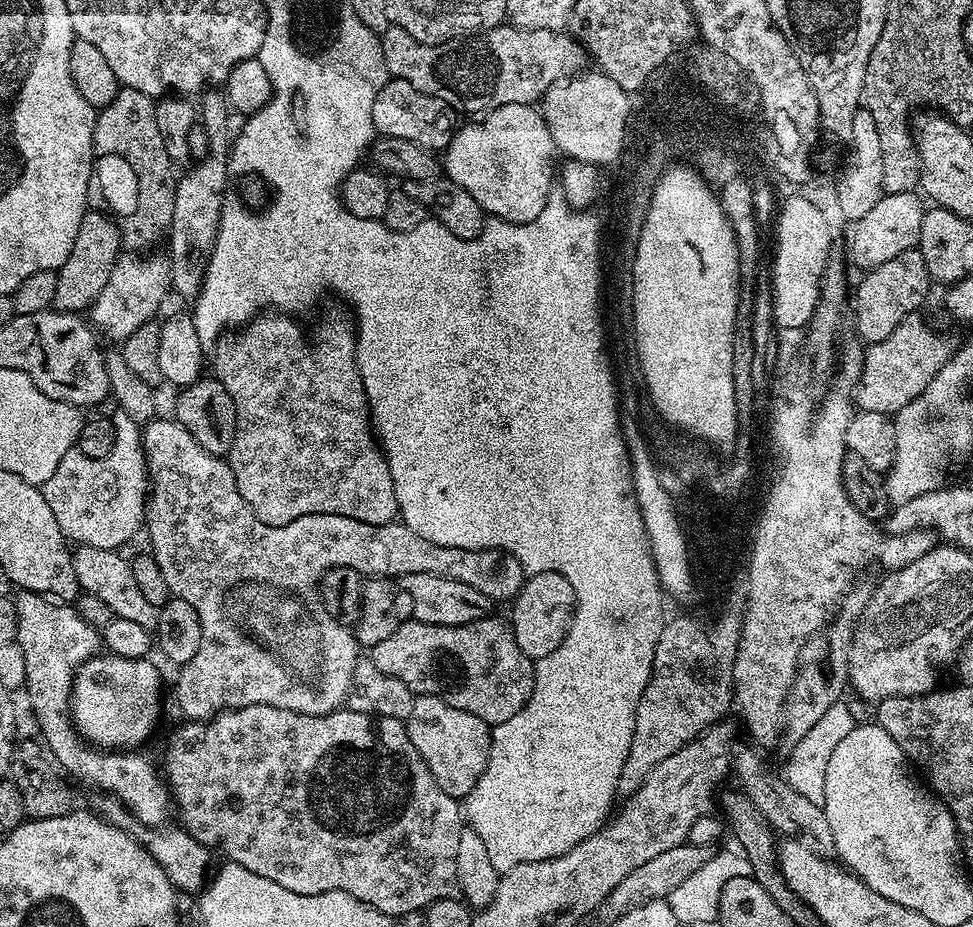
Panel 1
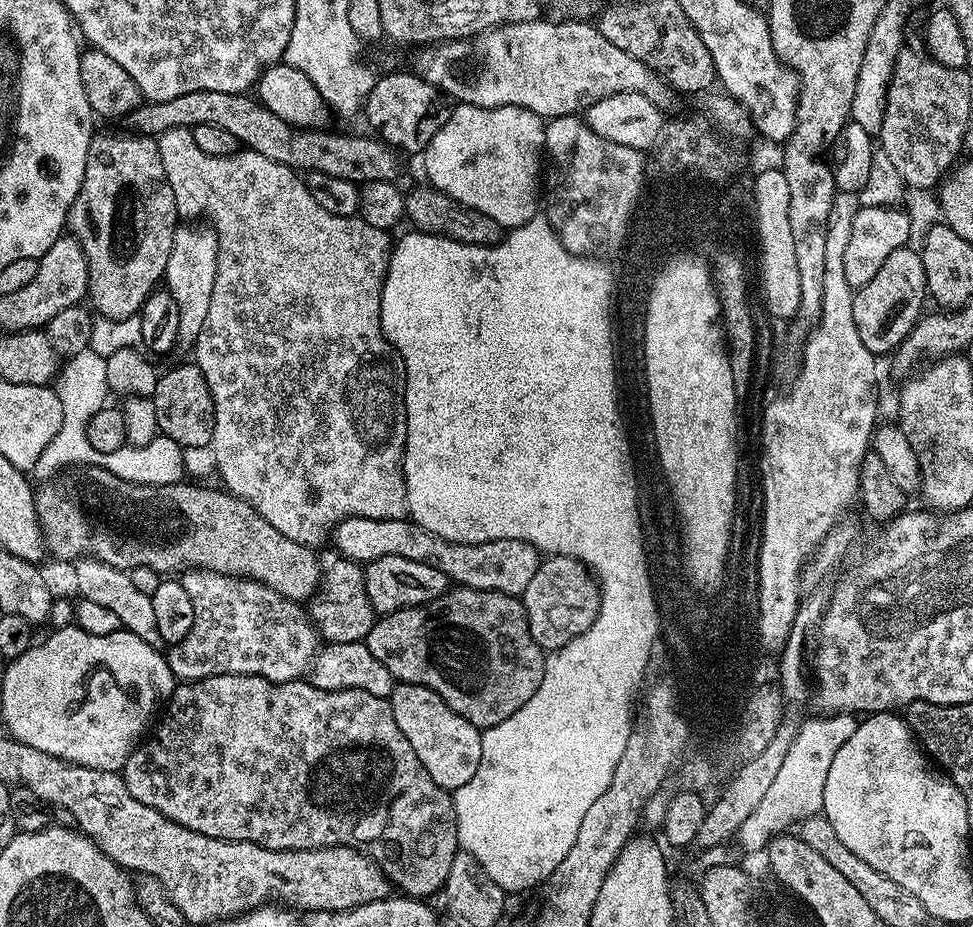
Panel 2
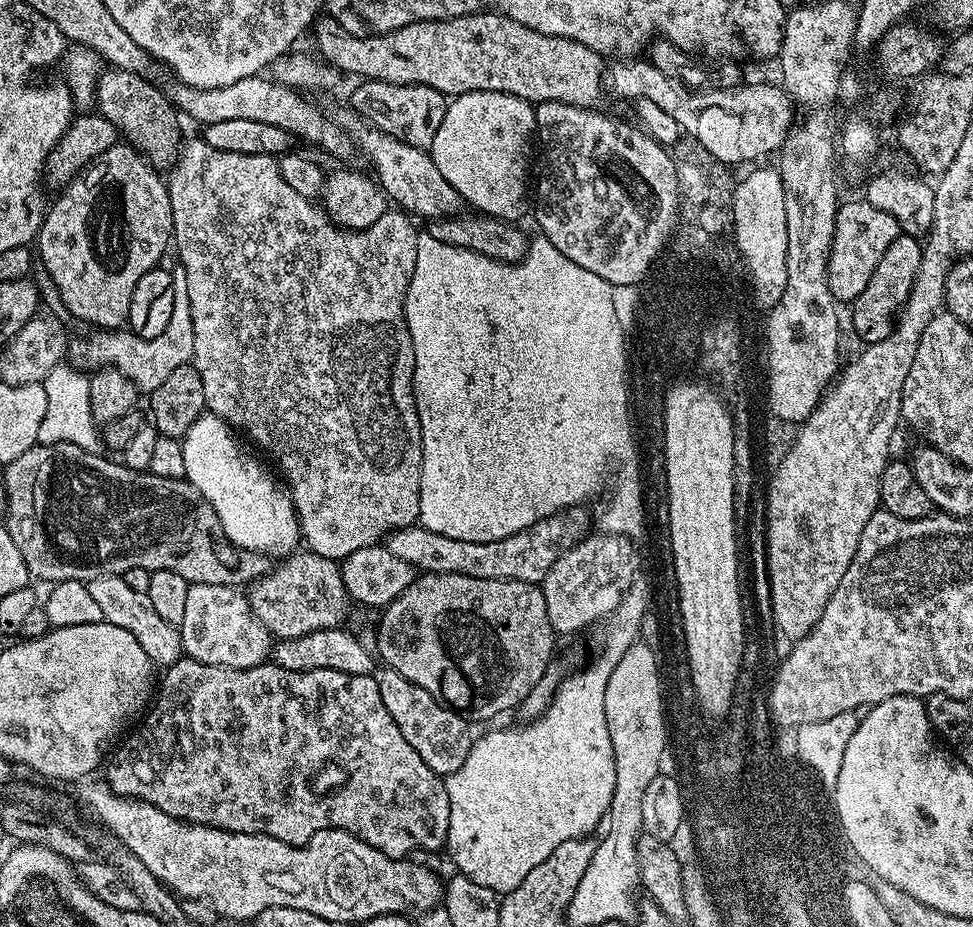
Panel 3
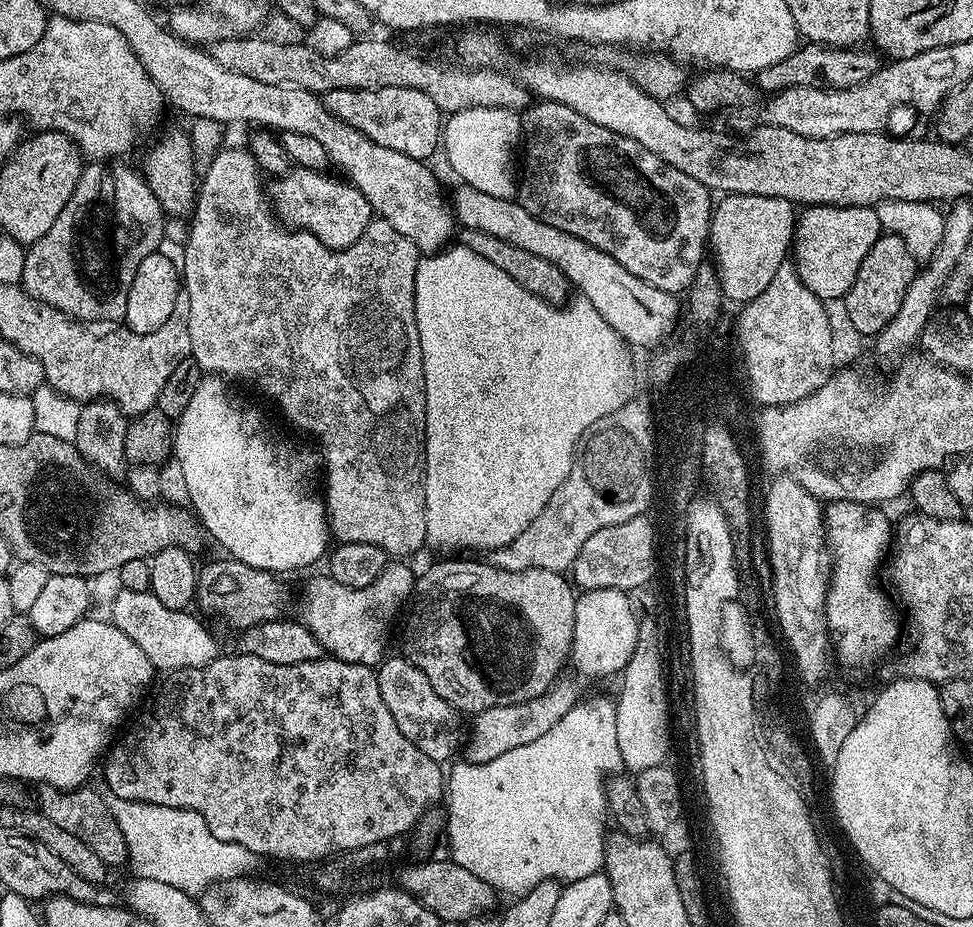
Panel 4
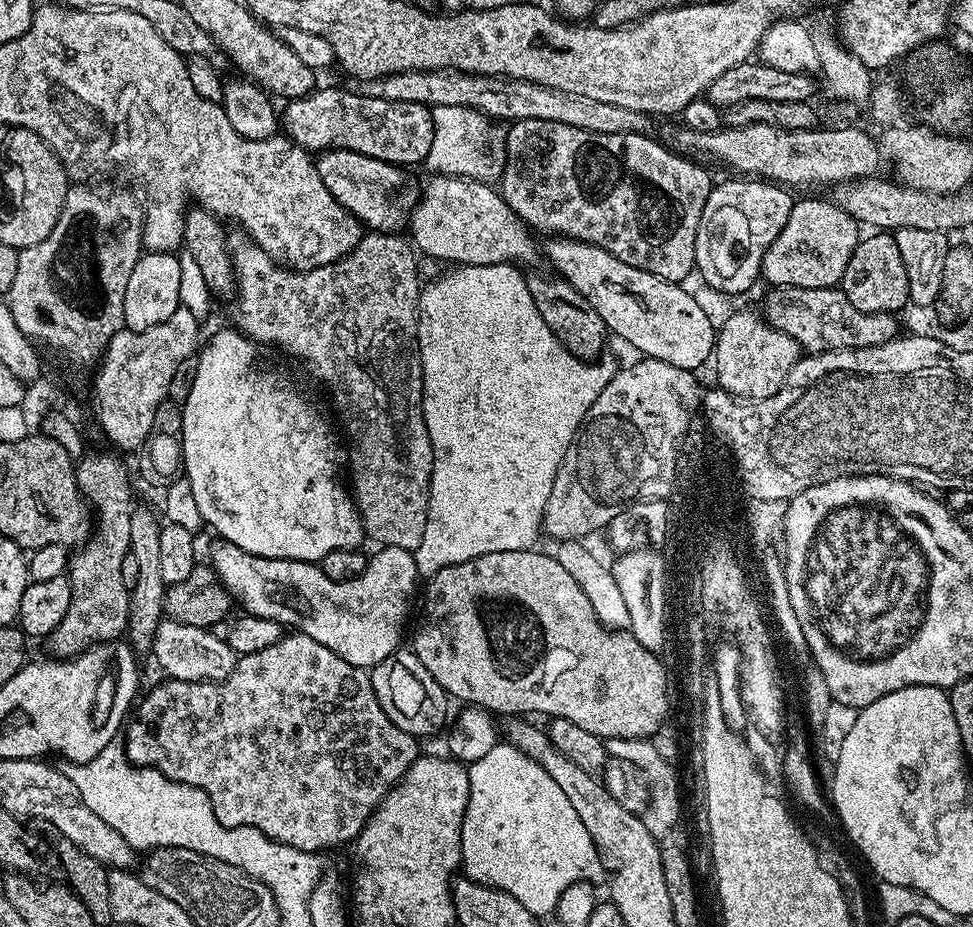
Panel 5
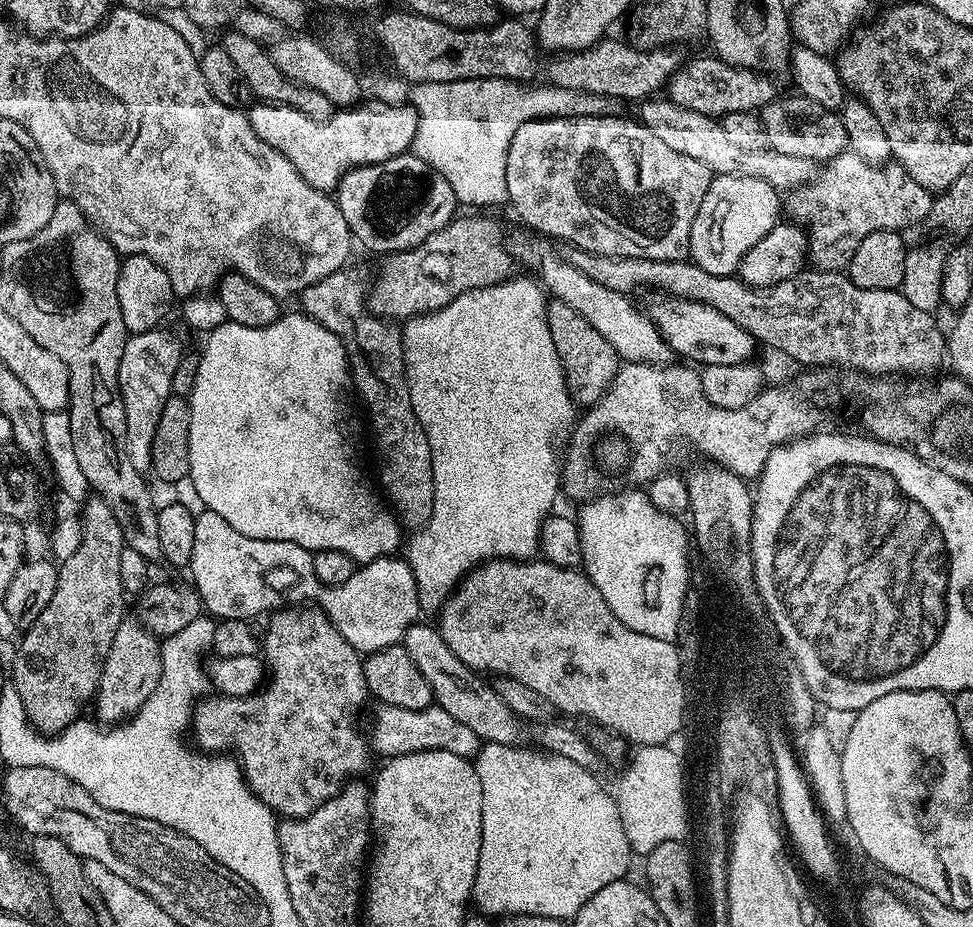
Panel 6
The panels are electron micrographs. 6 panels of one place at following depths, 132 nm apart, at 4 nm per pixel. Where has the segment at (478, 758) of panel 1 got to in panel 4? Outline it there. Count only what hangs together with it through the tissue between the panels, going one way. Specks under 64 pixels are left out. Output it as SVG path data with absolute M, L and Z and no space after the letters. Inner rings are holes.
M389 655L379 665L376 677L382 690L382 698L390 714L394 714L394 722L398 722L398 730L402 730L402 734L410 738L410 742L414 742L414 746L418 746L418 750L422 750L426 758L448 762L453 759L451 756L455 752L457 754L461 751L461 717L454 711L452 704L446 702L446 698L442 698L442 694L434 690L434 686L430 686L430 678L426 678L426 674L418 670L418 666L405 660L403 655Z

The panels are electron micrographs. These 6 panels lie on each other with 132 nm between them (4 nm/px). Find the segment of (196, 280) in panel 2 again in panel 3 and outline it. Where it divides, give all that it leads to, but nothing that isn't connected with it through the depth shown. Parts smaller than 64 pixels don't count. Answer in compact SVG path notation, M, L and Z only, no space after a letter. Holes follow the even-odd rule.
M180 270L173 271L172 277L174 278L174 314L170 314L170 323L166 326L166 330L162 330L162 334L158 334L158 338L147 340L135 336L130 330L96 330L91 333L93 336L80 336L77 340L75 337L68 345L67 359L81 370L101 368L122 370L122 374L126 374L126 378L130 378L130 382L134 382L141 393L150 394L158 390L158 386L166 382L167 376L178 370L178 366L189 363L194 354L194 318L190 312L190 294L186 288L186 278Z

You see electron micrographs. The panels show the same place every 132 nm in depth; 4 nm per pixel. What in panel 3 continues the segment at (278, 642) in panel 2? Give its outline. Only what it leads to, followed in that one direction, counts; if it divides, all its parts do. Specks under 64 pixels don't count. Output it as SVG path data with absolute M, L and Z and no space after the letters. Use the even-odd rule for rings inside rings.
M189 584L186 611L178 627L183 655L206 666L253 668L265 663L272 655L274 637L254 614L247 595L230 584Z

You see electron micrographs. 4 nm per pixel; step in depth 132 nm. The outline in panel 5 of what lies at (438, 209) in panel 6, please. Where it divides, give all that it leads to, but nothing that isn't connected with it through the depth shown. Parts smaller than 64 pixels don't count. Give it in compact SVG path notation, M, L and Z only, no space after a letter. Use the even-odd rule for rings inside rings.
M330 148L319 153L314 163L326 190L330 190L344 211L359 220L365 229L400 234L409 227L422 191L418 180L416 184L415 178L408 173L411 171L395 162L370 158L349 148Z

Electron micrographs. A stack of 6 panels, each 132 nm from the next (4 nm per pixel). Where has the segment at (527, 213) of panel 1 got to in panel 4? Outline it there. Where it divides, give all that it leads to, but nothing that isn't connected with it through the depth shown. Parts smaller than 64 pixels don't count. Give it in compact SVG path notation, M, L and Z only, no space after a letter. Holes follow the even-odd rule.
M474 106L470 110L451 113L442 124L442 156L448 159L457 181L474 186L493 198L513 199L518 192L518 149L522 144L520 112L494 106Z

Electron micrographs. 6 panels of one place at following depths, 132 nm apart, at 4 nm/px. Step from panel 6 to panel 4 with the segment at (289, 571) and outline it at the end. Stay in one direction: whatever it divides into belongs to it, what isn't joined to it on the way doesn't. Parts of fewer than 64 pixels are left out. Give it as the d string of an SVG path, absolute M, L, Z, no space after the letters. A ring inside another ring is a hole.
M390 562L382 574L364 588L343 586L326 574L312 579L306 586L306 599L298 613L300 622L311 630L331 657L368 667L379 665L386 654L384 644L390 628L415 591L415 571L404 564L407 563Z

